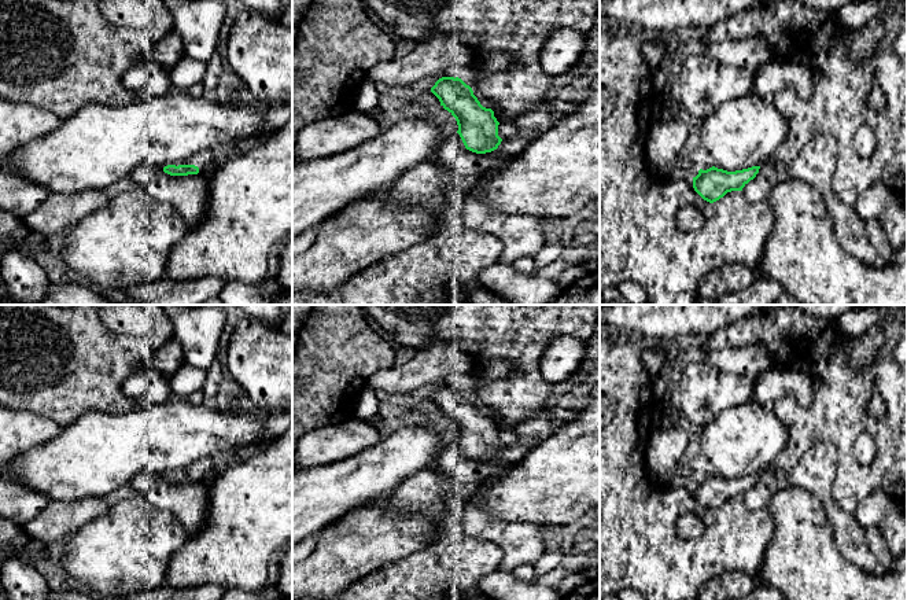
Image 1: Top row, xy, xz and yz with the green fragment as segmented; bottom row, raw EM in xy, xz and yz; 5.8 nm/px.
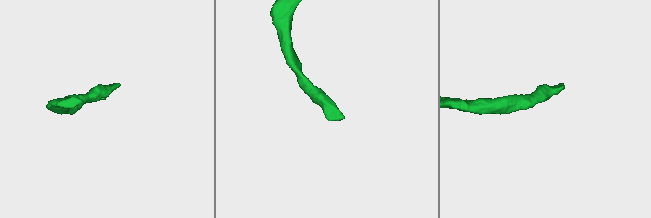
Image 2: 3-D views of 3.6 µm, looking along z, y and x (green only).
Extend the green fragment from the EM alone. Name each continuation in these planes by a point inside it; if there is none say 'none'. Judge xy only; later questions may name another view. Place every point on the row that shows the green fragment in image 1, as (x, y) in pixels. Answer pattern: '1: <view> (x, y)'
1: xy (205, 161)

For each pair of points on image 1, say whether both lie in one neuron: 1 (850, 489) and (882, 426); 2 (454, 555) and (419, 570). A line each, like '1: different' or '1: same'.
1: same
2: same

